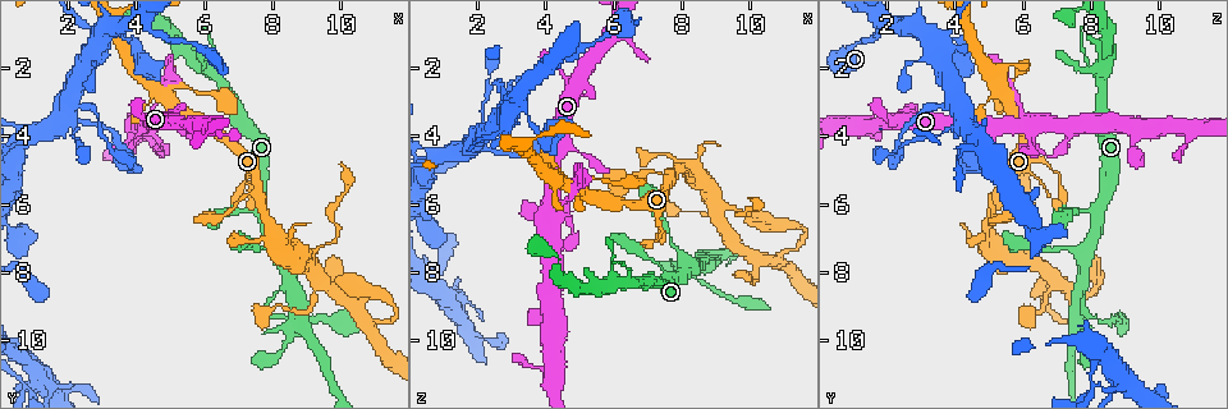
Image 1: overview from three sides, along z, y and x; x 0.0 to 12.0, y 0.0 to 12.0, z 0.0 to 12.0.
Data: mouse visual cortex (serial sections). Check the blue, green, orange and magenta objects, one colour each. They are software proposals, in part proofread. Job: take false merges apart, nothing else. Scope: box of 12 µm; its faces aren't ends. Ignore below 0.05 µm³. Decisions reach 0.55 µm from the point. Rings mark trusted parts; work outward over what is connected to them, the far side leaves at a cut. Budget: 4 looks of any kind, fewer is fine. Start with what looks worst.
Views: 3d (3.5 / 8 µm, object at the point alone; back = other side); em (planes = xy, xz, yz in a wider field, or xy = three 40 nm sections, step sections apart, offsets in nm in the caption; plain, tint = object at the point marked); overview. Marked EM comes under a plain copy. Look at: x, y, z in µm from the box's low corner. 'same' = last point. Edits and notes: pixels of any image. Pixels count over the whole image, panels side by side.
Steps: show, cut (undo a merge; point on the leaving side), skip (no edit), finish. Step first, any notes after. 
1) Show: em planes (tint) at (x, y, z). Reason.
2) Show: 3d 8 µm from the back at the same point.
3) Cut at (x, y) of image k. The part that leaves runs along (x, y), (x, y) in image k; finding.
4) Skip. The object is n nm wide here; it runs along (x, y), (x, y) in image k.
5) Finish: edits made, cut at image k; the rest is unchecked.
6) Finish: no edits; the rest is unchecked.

Show: em xy step 3 (tint) at (9.0, 7.7, 6.0). Three arms meet.

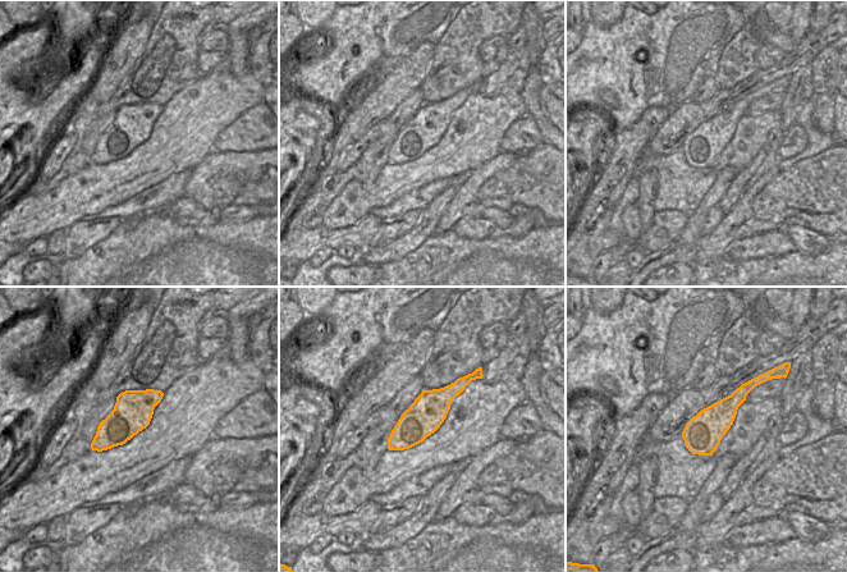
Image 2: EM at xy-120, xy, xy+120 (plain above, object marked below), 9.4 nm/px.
Show: 3d 3.5 µm at the same point.

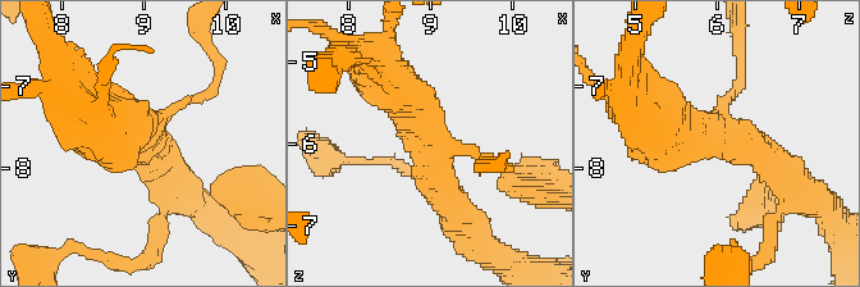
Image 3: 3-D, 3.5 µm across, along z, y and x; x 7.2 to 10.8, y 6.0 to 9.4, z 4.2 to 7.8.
Skip. The object is 340 nm wide here; it runs along (394, 82), (453, 217) in image 3; continuous, no second cell.

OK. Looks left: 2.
Show: 3d 3.5 µm at (7.8, 9.0, 7.7). Sharp bend.

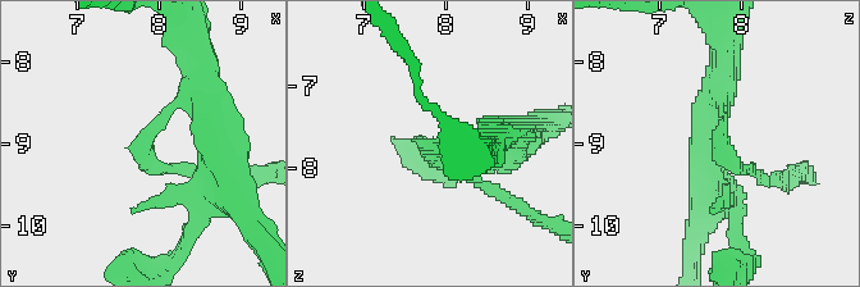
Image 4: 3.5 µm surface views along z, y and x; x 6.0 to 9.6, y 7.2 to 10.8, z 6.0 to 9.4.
Show: em xy step 2 (tint) at (7.80, 9.05, 7.70).

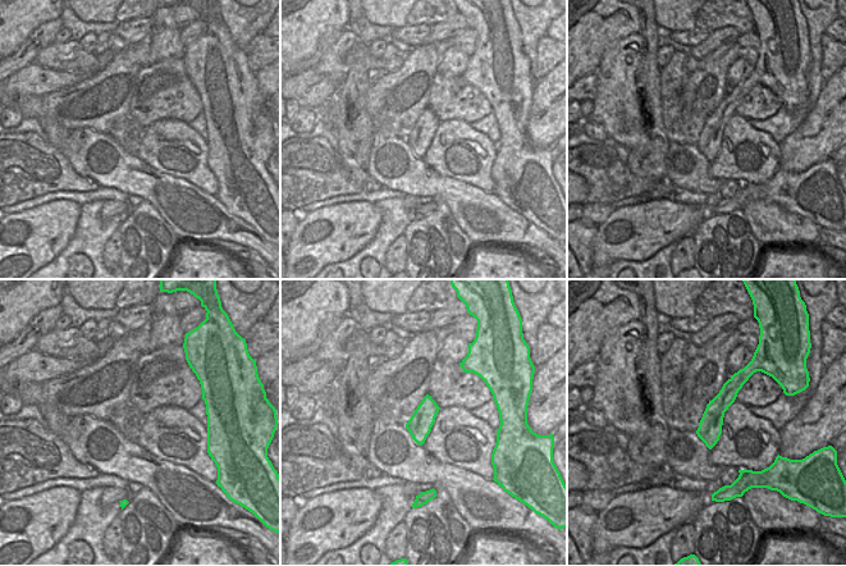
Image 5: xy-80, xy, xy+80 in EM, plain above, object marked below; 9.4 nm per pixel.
Skip. The object is 220 nm wide here; it runs along (737, 375), (714, 411), (709, 443) in image 5; all the same cell.

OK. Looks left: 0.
Finish: no edits; the rest is unchecked.

